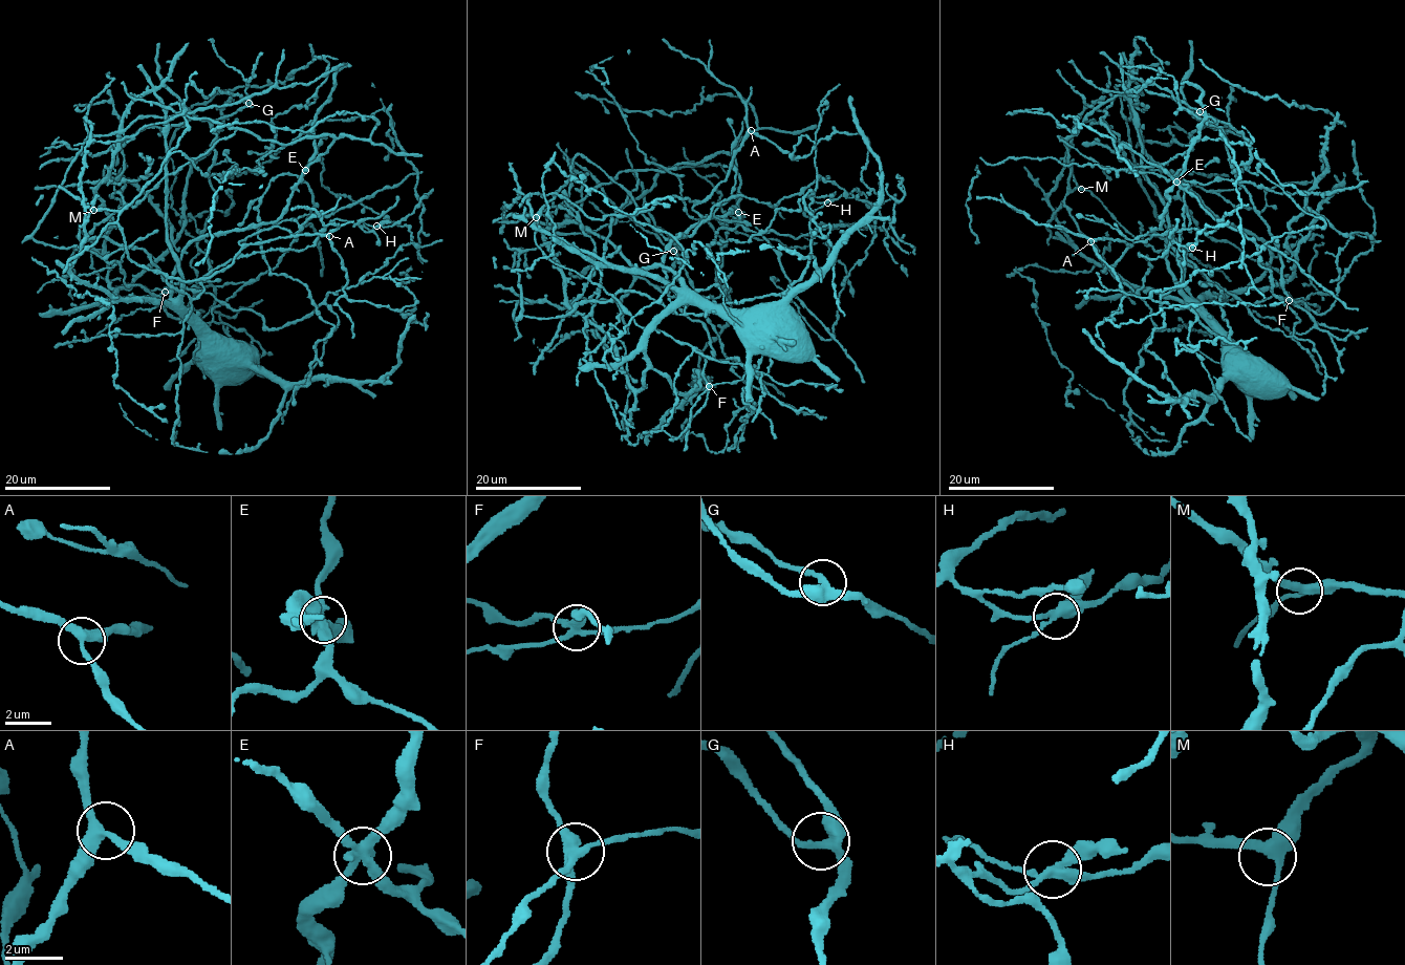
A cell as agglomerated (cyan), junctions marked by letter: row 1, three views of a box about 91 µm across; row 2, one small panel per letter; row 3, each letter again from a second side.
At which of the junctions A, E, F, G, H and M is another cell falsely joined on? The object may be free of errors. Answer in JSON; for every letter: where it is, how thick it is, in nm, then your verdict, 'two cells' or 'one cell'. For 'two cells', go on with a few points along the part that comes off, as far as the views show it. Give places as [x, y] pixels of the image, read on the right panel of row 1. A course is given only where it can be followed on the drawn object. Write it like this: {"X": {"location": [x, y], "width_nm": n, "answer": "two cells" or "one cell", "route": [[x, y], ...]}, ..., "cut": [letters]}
{"A": {"location": [1090, 241], "width_nm": 320, "answer": "one cell"}, "E": {"location": [1176, 181], "width_nm": 380, "answer": "one cell"}, "F": {"location": [1289, 300], "width_nm": 320, "answer": "one cell"}, "G": {"location": [1200, 111], "width_nm": 320, "answer": "one cell"}, "H": {"location": [1192, 248], "width_nm": 320, "answer": "two cells"}, "M": {"location": [1081, 189], "width_nm": 320, "answer": "one cell"}, "cut": ["H"]}

